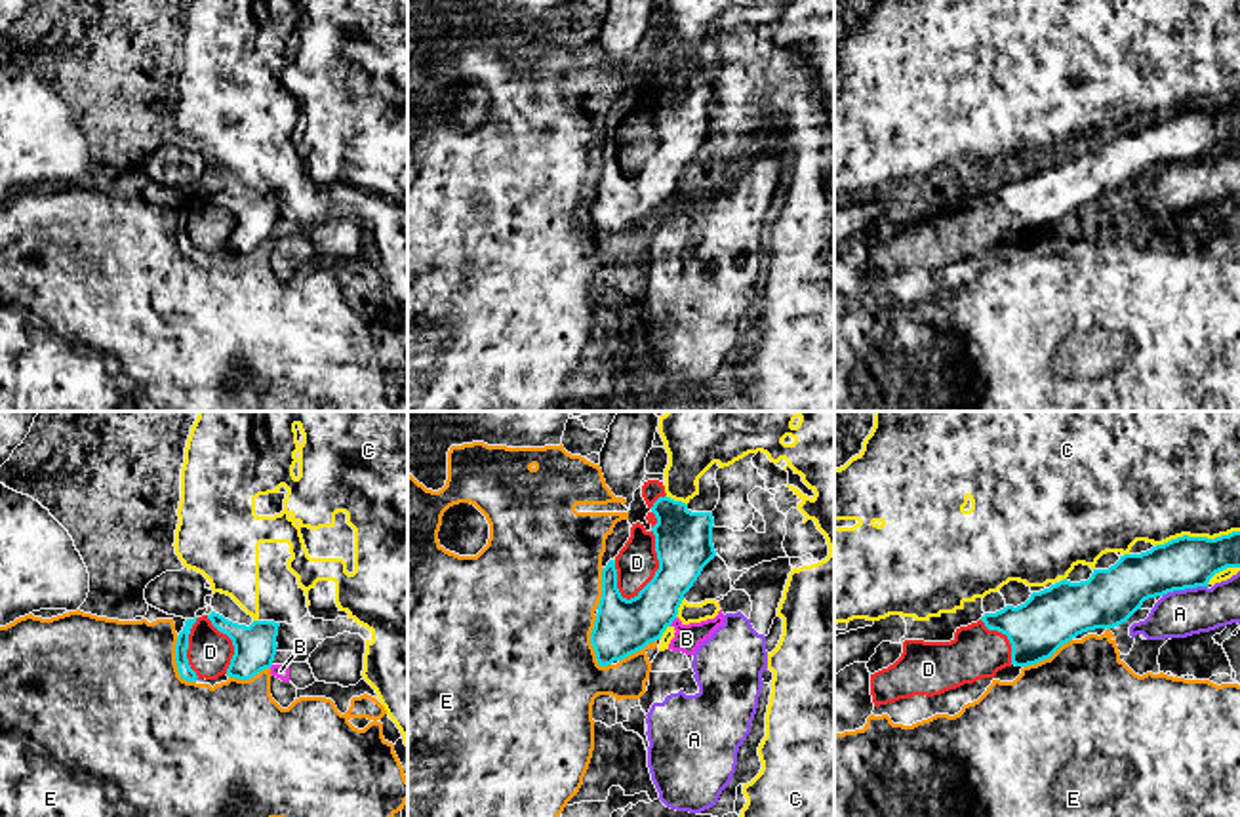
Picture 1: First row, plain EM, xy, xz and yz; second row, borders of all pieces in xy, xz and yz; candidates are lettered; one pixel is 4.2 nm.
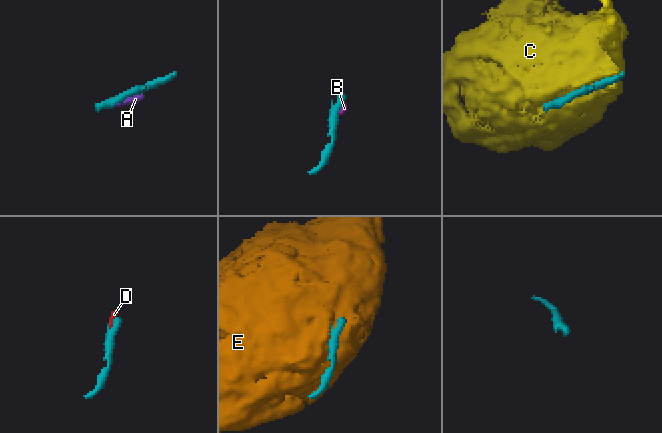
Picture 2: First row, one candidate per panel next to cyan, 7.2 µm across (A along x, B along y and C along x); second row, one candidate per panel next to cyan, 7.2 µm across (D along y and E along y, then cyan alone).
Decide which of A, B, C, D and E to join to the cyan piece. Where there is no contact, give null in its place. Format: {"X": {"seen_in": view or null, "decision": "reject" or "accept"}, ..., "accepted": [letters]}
{"A": {"seen_in": "yz", "decision": "reject"}, "B": {"seen_in": "xz", "decision": "reject"}, "C": {"seen_in": "yz", "decision": "reject"}, "D": {"seen_in": "xz", "decision": "accept"}, "E": {"seen_in": "xz", "decision": "reject"}, "accepted": ["D"]}

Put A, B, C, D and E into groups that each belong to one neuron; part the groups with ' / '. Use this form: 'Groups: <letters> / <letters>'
Groups: A B / C / D / E

